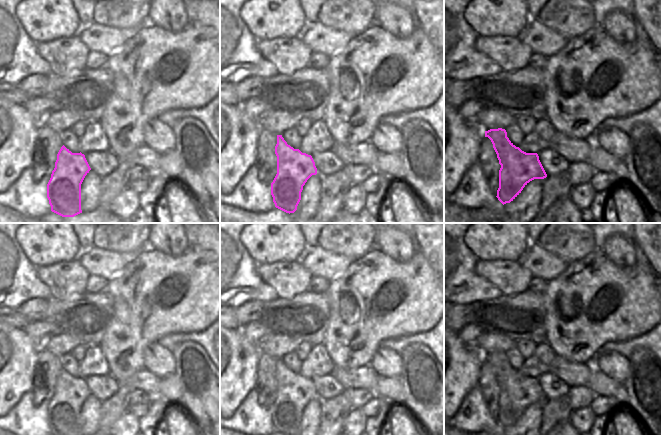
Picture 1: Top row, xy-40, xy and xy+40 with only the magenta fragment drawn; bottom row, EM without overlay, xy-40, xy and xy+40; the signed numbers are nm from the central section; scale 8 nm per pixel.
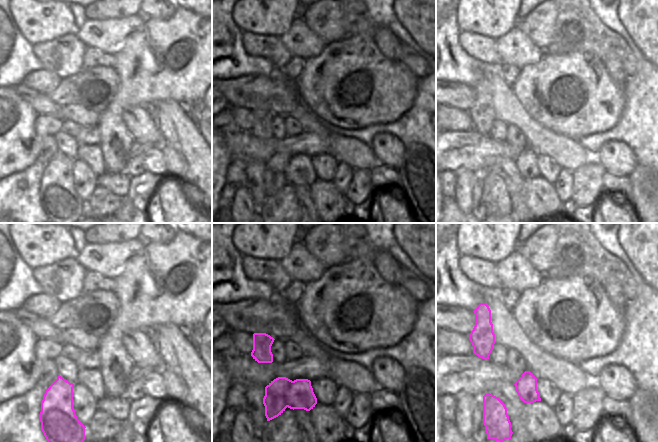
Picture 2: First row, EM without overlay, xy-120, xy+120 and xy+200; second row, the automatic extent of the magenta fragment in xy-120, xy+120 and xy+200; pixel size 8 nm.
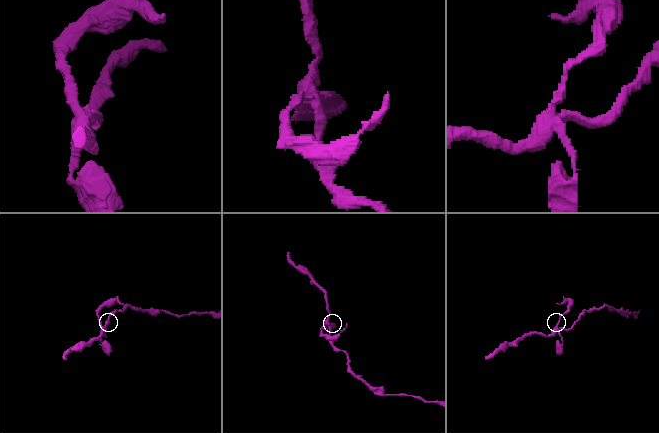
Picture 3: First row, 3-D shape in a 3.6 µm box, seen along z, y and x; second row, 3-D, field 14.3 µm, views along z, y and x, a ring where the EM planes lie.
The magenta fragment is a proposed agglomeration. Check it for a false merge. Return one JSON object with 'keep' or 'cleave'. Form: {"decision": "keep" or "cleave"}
{"decision": "cleave"}

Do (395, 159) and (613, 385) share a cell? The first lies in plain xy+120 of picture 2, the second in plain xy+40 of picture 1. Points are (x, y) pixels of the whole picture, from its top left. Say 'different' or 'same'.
different

